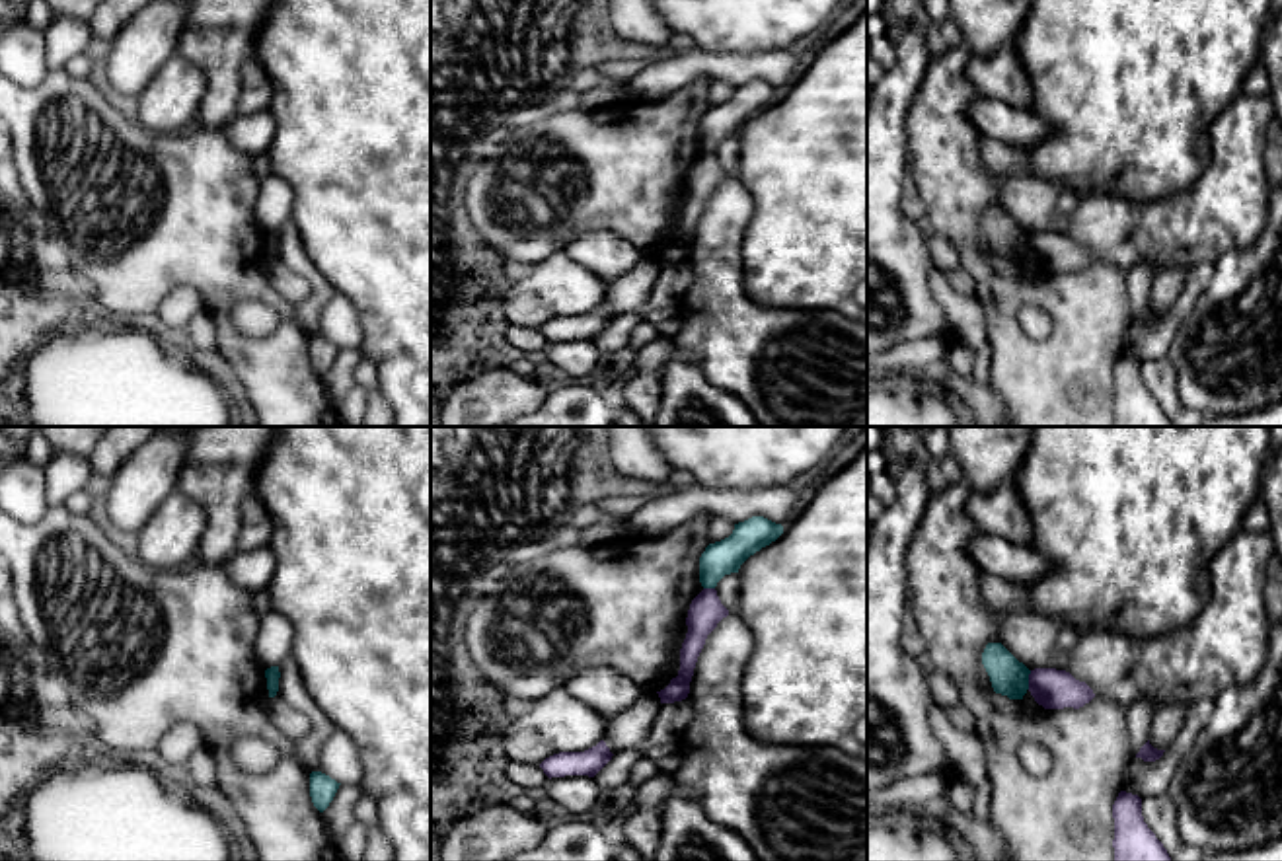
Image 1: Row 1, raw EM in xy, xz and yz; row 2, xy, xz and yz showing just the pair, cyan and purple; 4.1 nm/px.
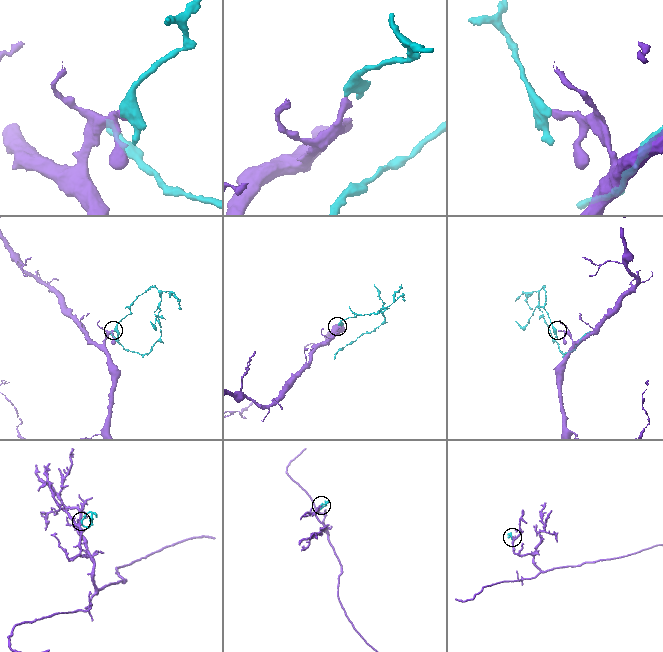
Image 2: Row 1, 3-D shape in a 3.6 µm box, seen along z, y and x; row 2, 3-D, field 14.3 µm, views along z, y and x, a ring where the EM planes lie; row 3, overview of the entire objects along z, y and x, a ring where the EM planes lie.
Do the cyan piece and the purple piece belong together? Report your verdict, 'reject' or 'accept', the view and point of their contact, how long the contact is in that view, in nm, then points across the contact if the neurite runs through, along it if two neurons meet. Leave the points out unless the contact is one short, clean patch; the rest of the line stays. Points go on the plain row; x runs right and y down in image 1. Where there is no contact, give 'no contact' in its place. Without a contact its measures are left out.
reject; meets cyan in yz at (1027, 244); contact 80 nm long; border along yz (1031, 234), (1027, 252)

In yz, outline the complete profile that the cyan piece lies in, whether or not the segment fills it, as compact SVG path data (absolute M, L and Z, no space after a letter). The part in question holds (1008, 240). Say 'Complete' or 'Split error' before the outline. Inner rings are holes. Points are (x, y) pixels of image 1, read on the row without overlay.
Complete. M988 206L982 216L982 228L990 240L996 257L1009 263L1023 263L1029 253L1031 234L1019 226L1001 206Z

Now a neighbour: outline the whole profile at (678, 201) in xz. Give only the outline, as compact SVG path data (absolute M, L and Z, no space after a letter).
M680 187L676 191L674 201L672 201L672 220L668 224L668 230L664 234L664 242L660 243L657 255L664 253L670 247L670 243L678 240L678 234L680 234L680 212L682 212L682 206L686 203L686 197L688 197L688 189Z

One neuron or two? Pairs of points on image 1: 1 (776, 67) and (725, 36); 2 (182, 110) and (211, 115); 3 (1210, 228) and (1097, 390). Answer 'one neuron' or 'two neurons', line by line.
1: two neurons
2: two neurons
3: two neurons

